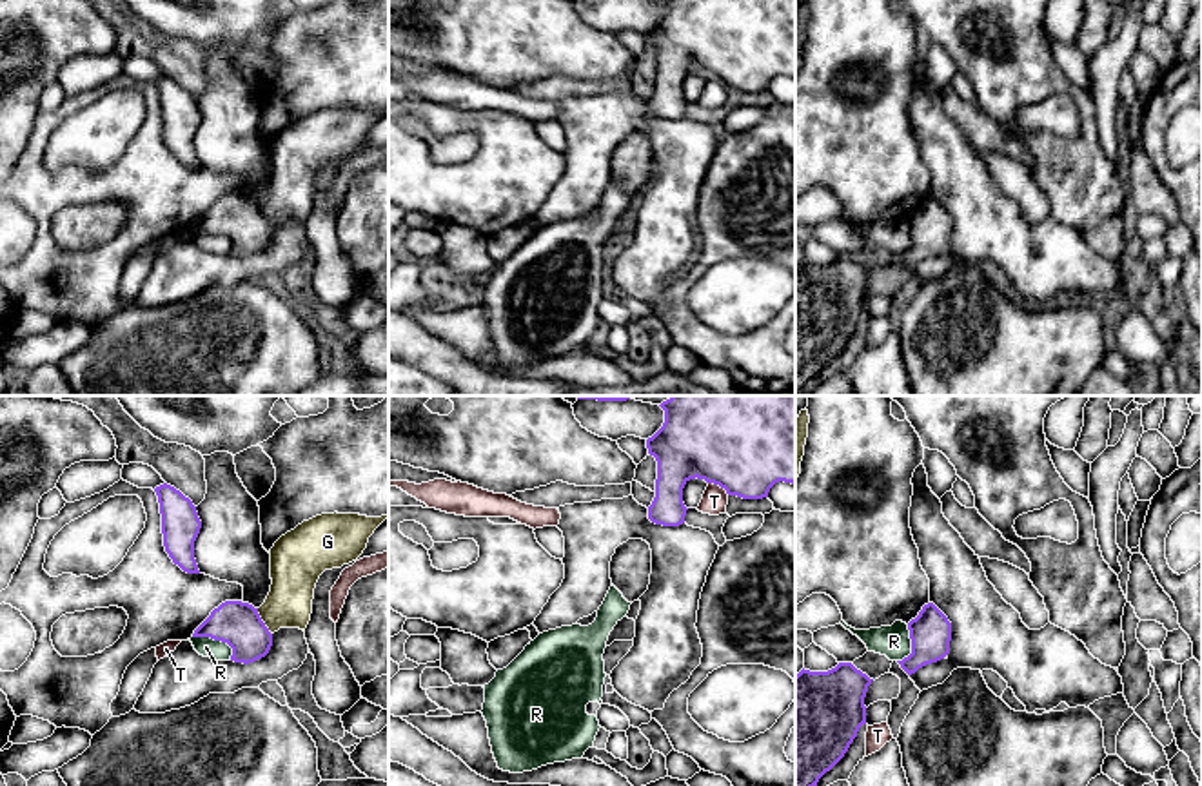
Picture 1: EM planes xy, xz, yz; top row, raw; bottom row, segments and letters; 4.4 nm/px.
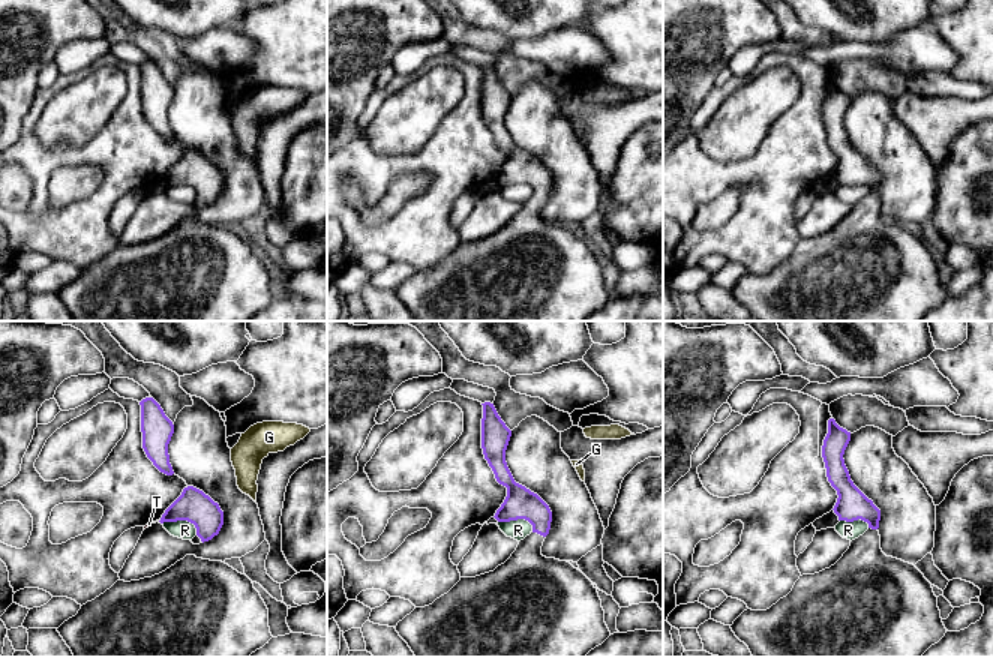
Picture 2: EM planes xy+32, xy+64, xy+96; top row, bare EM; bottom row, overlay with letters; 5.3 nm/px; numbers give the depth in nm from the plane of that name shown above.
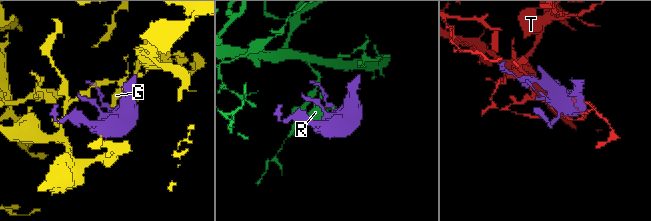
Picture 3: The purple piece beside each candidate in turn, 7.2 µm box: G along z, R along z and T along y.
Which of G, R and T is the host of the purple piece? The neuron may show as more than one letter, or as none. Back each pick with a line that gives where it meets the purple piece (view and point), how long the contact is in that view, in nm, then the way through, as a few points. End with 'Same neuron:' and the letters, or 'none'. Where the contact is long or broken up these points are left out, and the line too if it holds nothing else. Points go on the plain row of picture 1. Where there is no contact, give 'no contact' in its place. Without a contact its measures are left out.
Same neuron: none

